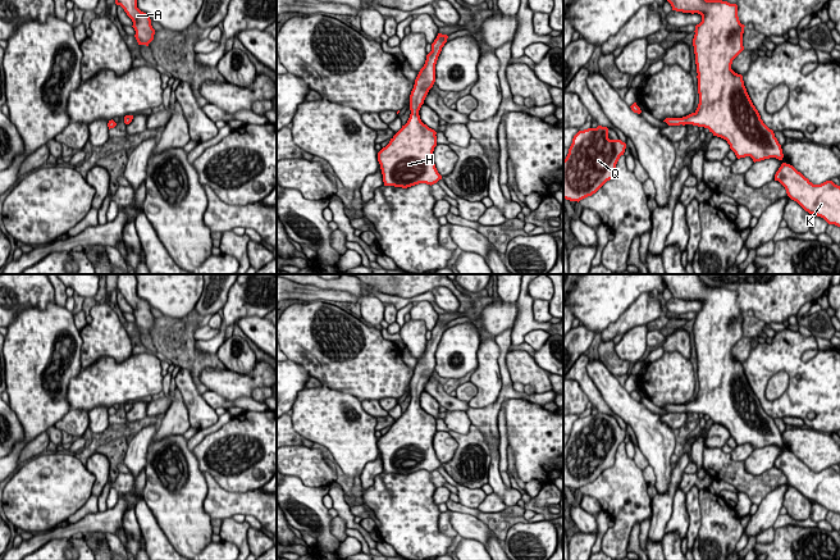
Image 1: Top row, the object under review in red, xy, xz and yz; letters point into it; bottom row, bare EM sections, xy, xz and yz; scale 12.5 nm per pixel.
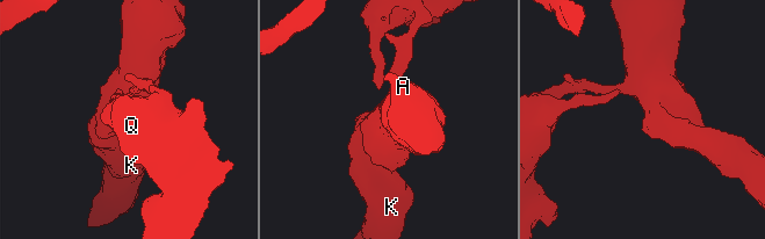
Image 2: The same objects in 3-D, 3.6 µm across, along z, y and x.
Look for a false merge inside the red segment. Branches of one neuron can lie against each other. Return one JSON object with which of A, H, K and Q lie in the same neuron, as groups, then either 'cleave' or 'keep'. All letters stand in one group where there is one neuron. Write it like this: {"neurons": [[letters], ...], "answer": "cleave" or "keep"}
{"neurons": [["A", "H", "K", "Q"]], "answer": "keep"}

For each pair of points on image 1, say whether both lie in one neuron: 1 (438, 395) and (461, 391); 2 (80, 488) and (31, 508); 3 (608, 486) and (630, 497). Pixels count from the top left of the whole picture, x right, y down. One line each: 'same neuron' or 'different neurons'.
1: different neurons
2: same neuron
3: same neuron

